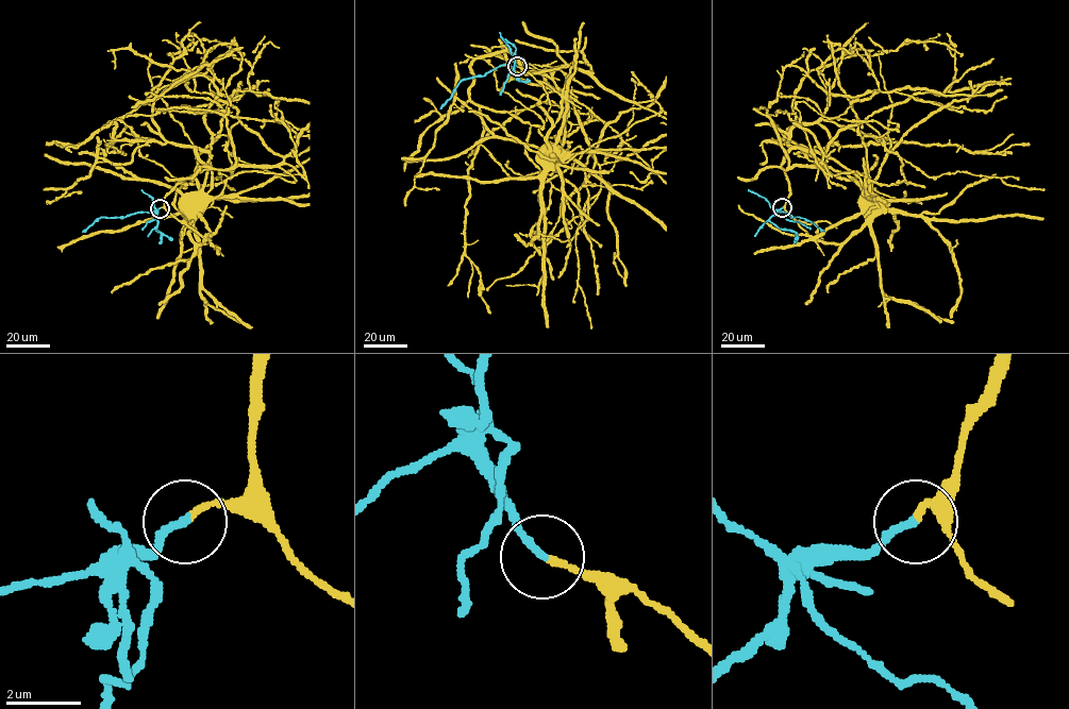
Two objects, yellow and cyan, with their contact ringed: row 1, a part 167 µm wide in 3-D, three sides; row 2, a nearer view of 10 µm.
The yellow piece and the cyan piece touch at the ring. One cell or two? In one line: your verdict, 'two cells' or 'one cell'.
one cell

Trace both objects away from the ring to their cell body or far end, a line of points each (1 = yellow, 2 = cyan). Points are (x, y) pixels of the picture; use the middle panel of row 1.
1: (517, 67), (564, 97), (564, 123), (555, 142), (545, 145), (549, 146)
2: (517, 67), (510, 61), (483, 76), (463, 79), (440, 108)

